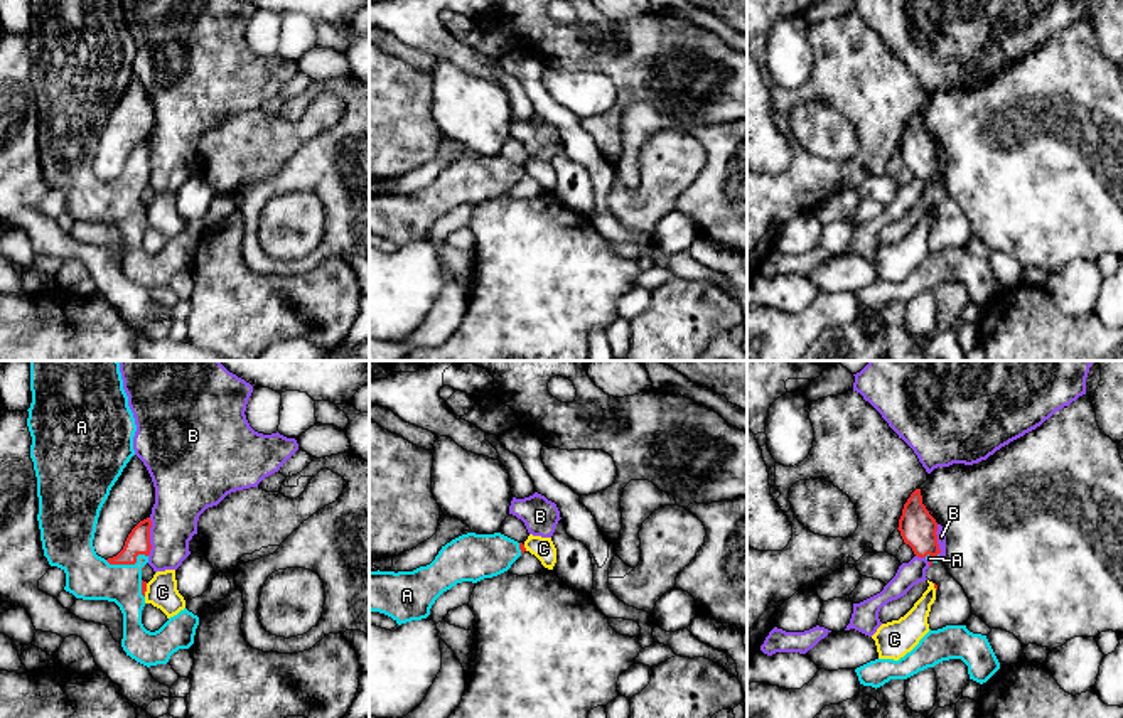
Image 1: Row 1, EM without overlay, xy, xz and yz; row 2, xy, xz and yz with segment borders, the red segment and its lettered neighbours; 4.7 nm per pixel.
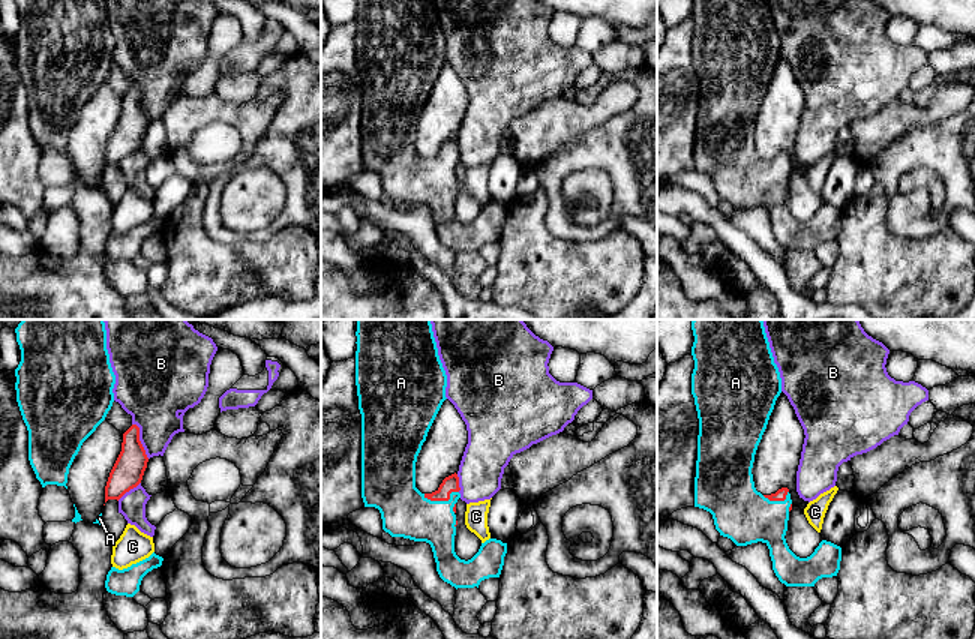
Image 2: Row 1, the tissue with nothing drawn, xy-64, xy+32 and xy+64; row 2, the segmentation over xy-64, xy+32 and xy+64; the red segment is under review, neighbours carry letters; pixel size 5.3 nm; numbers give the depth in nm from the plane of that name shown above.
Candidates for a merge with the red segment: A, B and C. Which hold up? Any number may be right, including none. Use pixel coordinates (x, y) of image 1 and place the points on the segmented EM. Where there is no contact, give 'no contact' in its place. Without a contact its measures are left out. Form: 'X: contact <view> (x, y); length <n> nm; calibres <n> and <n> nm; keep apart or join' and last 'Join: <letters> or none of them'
A: contact xy (127, 563); length 200 nm; calibres 110 and 220 nm; join
B: contact xy (149, 536); length 180 nm; calibres 110 and 260 nm; keep apart
C: contact xy (145, 590); length 70 nm; calibres 30 and 150 nm; keep apart
Join: A

